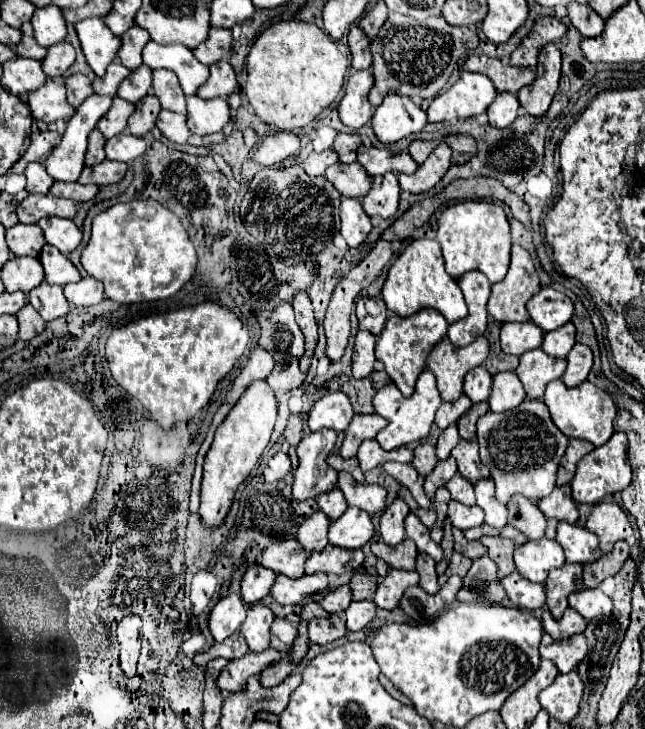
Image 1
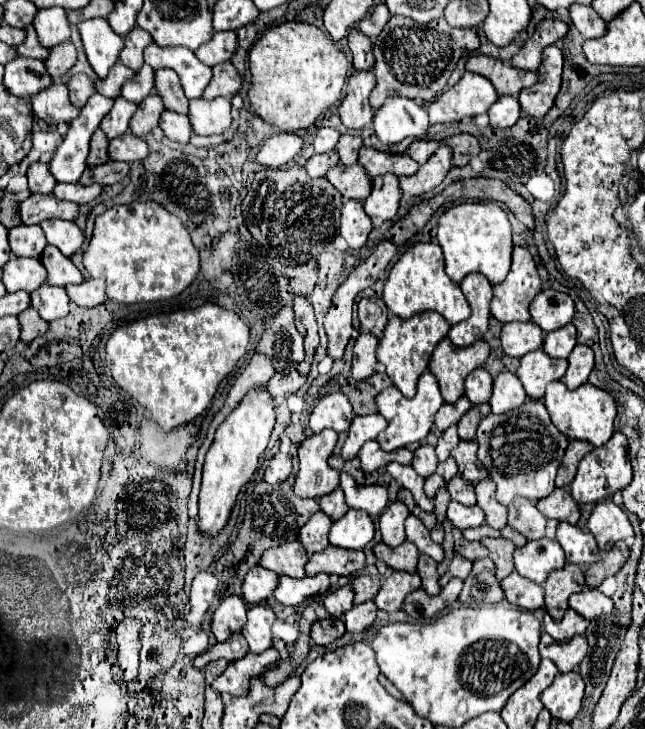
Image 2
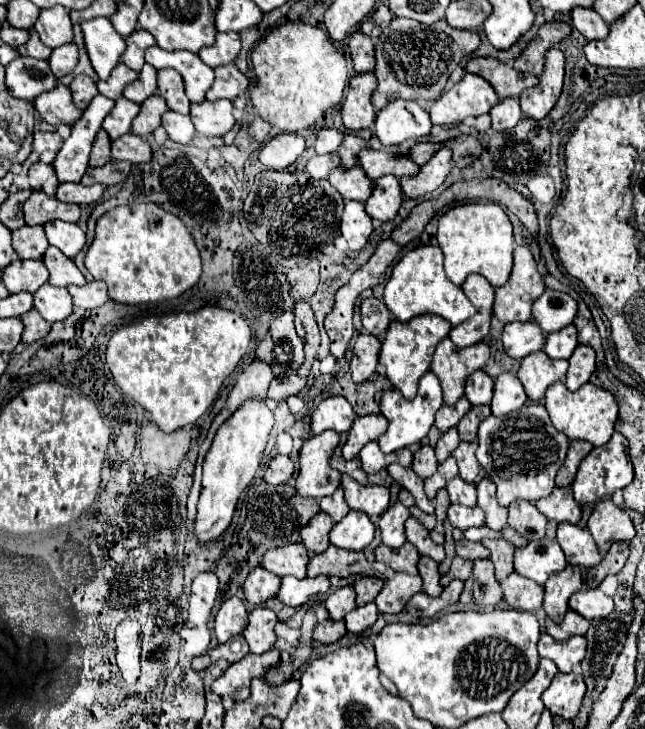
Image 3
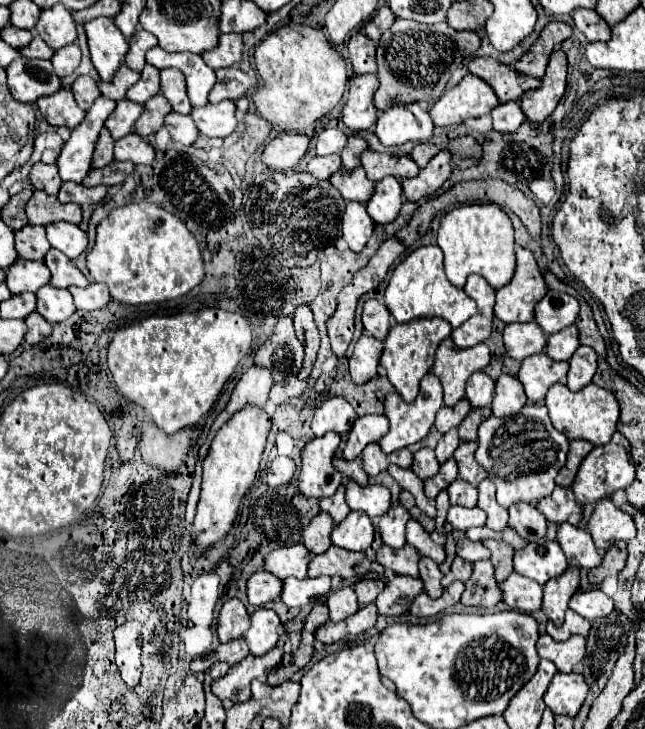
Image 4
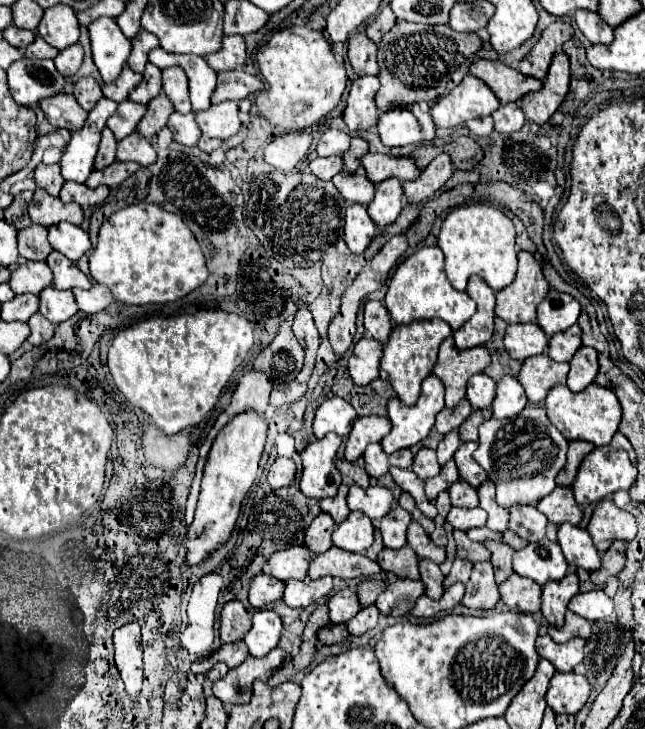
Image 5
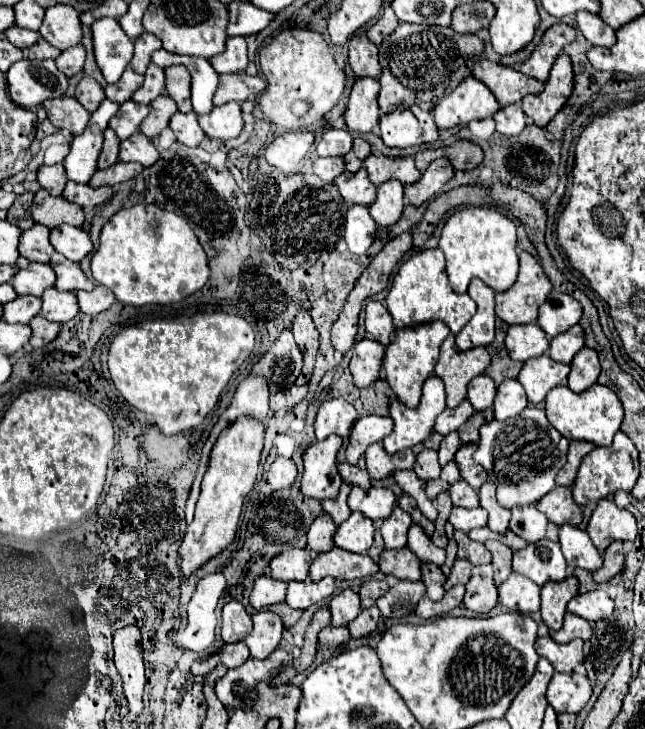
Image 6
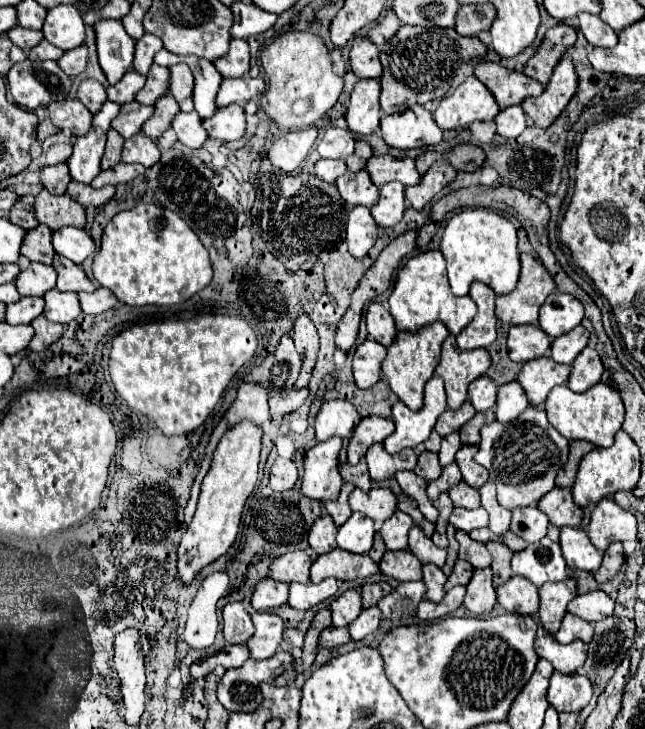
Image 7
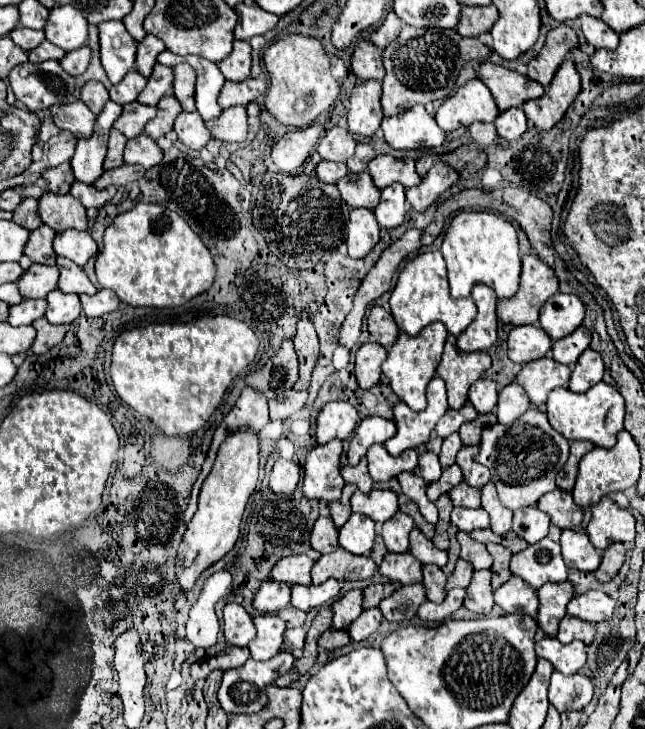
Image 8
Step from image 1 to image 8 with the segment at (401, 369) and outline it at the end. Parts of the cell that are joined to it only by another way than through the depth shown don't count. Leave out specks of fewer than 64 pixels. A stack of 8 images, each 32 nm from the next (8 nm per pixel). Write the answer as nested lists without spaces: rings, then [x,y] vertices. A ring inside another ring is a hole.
[[[440,322],[430,324],[428,328],[424,328],[420,332],[420,336],[408,336],[408,334],[400,334],[398,342],[390,348],[386,362],[382,364],[382,372],[384,376],[390,380],[392,390],[396,392],[396,396],[406,402],[412,410],[424,410],[428,406],[426,402],[426,384],[430,384],[430,380],[436,376],[436,368],[440,364],[442,352],[444,352],[444,344],[446,344],[446,328]]]

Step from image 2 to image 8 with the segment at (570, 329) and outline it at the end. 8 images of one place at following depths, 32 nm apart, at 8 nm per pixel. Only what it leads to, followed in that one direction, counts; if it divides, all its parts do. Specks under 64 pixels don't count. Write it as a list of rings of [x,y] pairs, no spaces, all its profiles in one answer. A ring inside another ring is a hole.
[[[580,326],[578,330],[574,330],[570,336],[556,340],[552,346],[552,358],[560,364],[576,364],[576,360],[580,358],[580,354],[590,346],[590,330],[586,330],[584,326]]]

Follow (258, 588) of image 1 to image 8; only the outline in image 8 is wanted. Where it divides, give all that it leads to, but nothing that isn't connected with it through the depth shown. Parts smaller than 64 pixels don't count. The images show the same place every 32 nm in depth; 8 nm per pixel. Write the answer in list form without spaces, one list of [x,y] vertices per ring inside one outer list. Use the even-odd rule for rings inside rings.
[[[266,580],[254,598],[254,608],[258,612],[280,612],[290,606],[290,586],[284,582]]]

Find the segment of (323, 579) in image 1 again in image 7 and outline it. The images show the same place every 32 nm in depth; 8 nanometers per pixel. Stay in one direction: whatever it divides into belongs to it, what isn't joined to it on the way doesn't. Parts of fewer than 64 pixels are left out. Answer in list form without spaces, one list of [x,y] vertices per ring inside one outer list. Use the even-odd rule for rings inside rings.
[[[328,578],[320,584],[290,584],[290,600],[288,604],[292,608],[298,608],[298,610],[308,610],[312,606],[318,606],[318,604],[324,604],[328,602],[330,598],[334,598],[338,592],[338,580],[334,578]]]

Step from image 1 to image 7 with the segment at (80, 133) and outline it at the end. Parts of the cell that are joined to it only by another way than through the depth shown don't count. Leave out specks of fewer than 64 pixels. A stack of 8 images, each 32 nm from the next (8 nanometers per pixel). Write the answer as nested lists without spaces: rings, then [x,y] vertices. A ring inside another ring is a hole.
[[[110,100],[104,102],[102,110],[98,114],[94,114],[92,130],[86,136],[76,138],[74,152],[68,158],[68,168],[70,168],[72,180],[90,184],[90,180],[94,180],[96,174],[102,170],[100,156],[104,154],[106,132],[110,130],[110,124],[118,114],[120,114],[120,104],[114,104]]]

